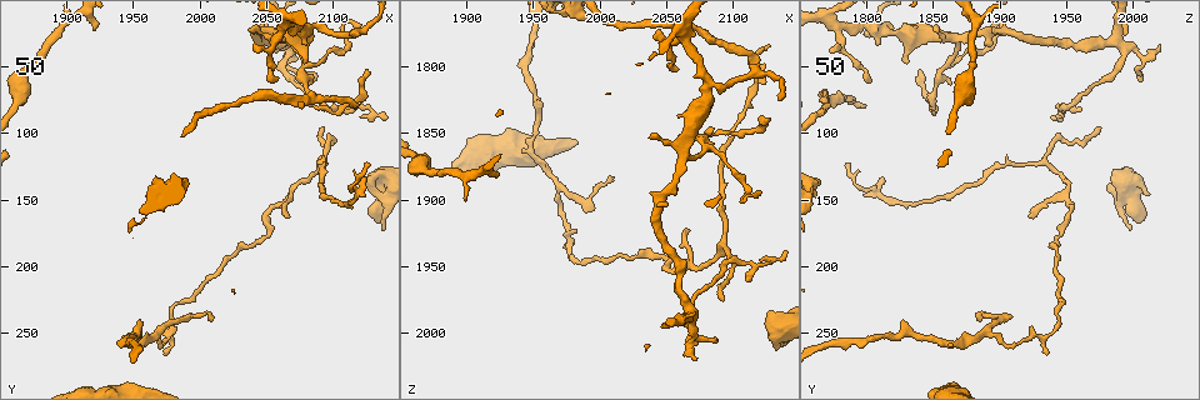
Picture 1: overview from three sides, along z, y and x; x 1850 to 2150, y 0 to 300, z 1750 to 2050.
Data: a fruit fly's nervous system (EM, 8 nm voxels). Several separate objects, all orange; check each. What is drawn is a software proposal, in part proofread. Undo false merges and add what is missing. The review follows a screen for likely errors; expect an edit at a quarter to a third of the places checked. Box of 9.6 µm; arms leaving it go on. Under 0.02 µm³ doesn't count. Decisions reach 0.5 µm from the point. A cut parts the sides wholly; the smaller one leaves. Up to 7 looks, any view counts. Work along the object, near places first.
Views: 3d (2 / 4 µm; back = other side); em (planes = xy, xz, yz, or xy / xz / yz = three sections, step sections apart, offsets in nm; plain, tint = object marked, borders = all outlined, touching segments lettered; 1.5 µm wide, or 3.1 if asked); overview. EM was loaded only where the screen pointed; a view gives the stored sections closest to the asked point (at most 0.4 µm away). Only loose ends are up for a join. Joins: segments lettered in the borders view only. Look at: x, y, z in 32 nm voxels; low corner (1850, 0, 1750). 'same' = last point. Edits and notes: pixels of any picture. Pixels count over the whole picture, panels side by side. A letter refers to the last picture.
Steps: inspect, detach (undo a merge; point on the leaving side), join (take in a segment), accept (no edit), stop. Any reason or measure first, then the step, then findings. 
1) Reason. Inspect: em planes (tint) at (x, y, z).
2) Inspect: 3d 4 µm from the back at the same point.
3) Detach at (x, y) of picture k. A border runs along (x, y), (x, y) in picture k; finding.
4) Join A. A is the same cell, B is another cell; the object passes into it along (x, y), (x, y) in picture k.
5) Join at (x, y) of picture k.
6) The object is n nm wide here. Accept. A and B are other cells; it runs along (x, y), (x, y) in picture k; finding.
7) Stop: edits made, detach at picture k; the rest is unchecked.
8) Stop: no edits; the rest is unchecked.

Inspect: 3d 4 µm from the back at (1922, 22, 1884).

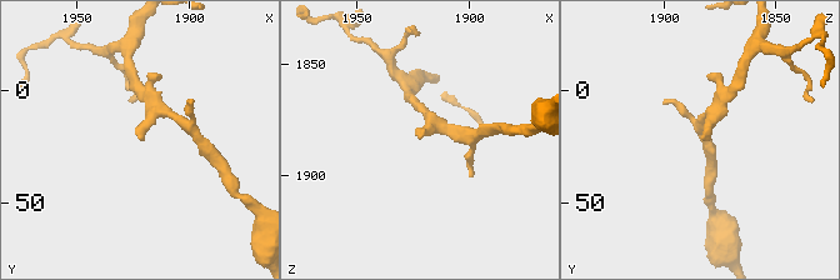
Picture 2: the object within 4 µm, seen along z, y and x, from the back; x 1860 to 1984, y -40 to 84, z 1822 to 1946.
Inspect: em yz step 8 (tint) at (1922, 22, 1884).

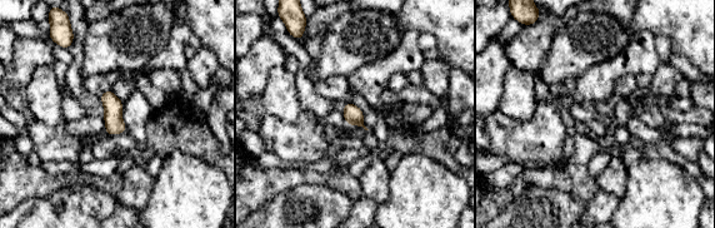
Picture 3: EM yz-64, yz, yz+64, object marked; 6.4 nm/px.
Inspect: em planes (borders) at the same point.

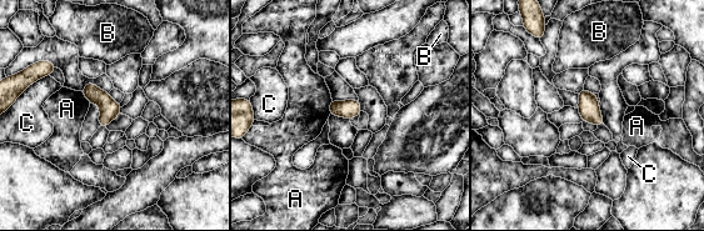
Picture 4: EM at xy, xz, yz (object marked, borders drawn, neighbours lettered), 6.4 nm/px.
The longest contact is with A, 110 nm. Accept. A, B and C are other cells; a border runs along (331, 99), (329, 115) in picture 4; none of them fits.

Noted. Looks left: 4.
Branch stops here. Inspect: em xy step 4 (borders) at (2118, 80, 1800).

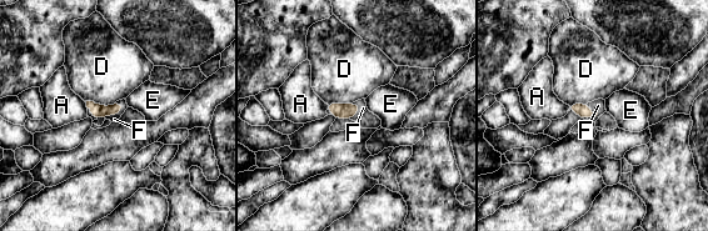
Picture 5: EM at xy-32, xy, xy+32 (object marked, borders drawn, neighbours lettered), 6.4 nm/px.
Another direction. Inspect: em planes (borders) at the same point.

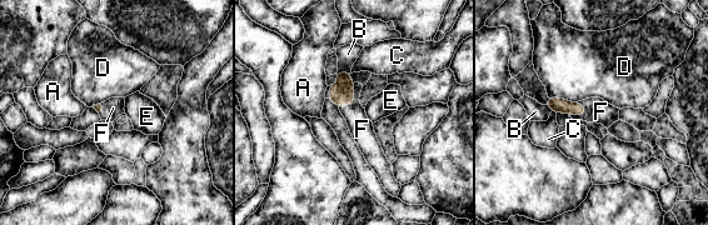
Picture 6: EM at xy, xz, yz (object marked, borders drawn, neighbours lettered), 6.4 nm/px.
Join F. F is the same cell, A, B, C, D and E are other cells; the object passes into it along (340, 99), (353, 100), (362, 129) in picture 6; the neuron continues.

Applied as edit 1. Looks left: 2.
Branch stops here. Inspect: em planes (borders) at (2130, 148, 2010).

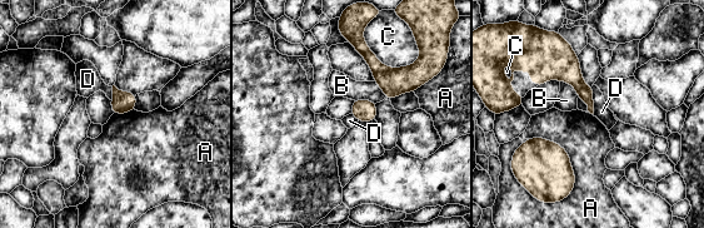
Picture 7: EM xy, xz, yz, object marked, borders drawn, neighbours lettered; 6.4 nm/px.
Accept. A, B, C and D are other cells; a border runs along (528, 138), (568, 154), (567, 198) in picture 7; no lettered segment goes on from it.

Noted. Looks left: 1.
Stop: edits made, join at picture 6; the rest is unchecked.

